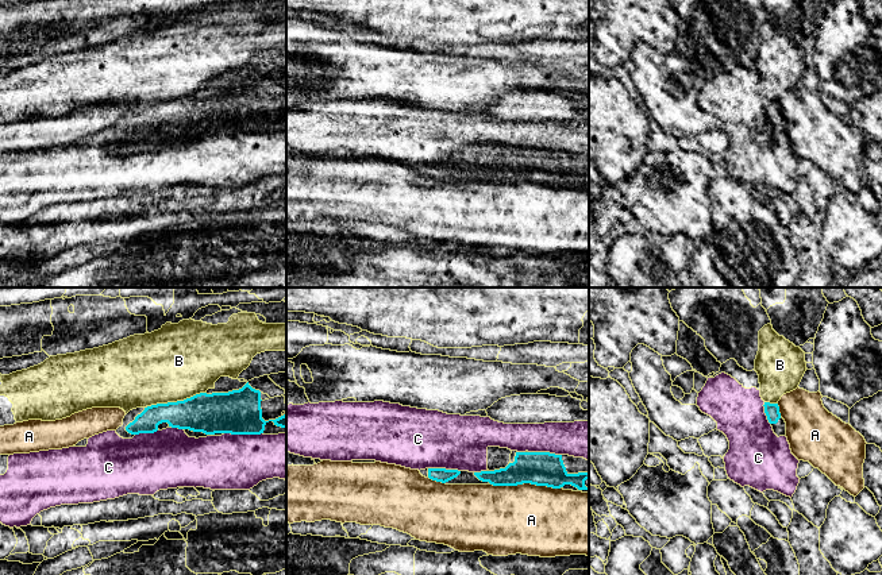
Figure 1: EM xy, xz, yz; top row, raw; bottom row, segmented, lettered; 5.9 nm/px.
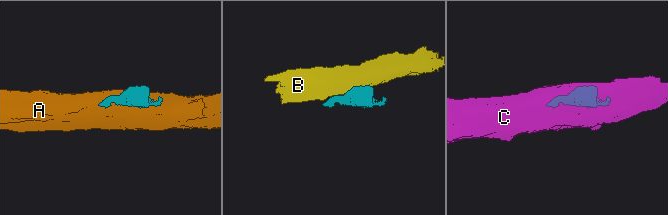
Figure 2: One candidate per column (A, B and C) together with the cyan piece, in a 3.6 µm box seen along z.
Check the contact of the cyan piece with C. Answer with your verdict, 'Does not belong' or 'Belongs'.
Belongs

